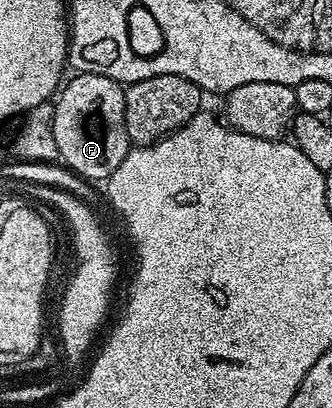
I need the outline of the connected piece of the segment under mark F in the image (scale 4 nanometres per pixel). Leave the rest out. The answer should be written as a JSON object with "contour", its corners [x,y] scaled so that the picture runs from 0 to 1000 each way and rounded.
{"contour":[[[229,179],[211,189],[190,201],[157,257],[163,350],[175,350],[178,392],[196,395],[235,431],[265,444],[322,446],[337,422],[370,407],[392,373],[380,321],[377,211],[319,184]]]}

